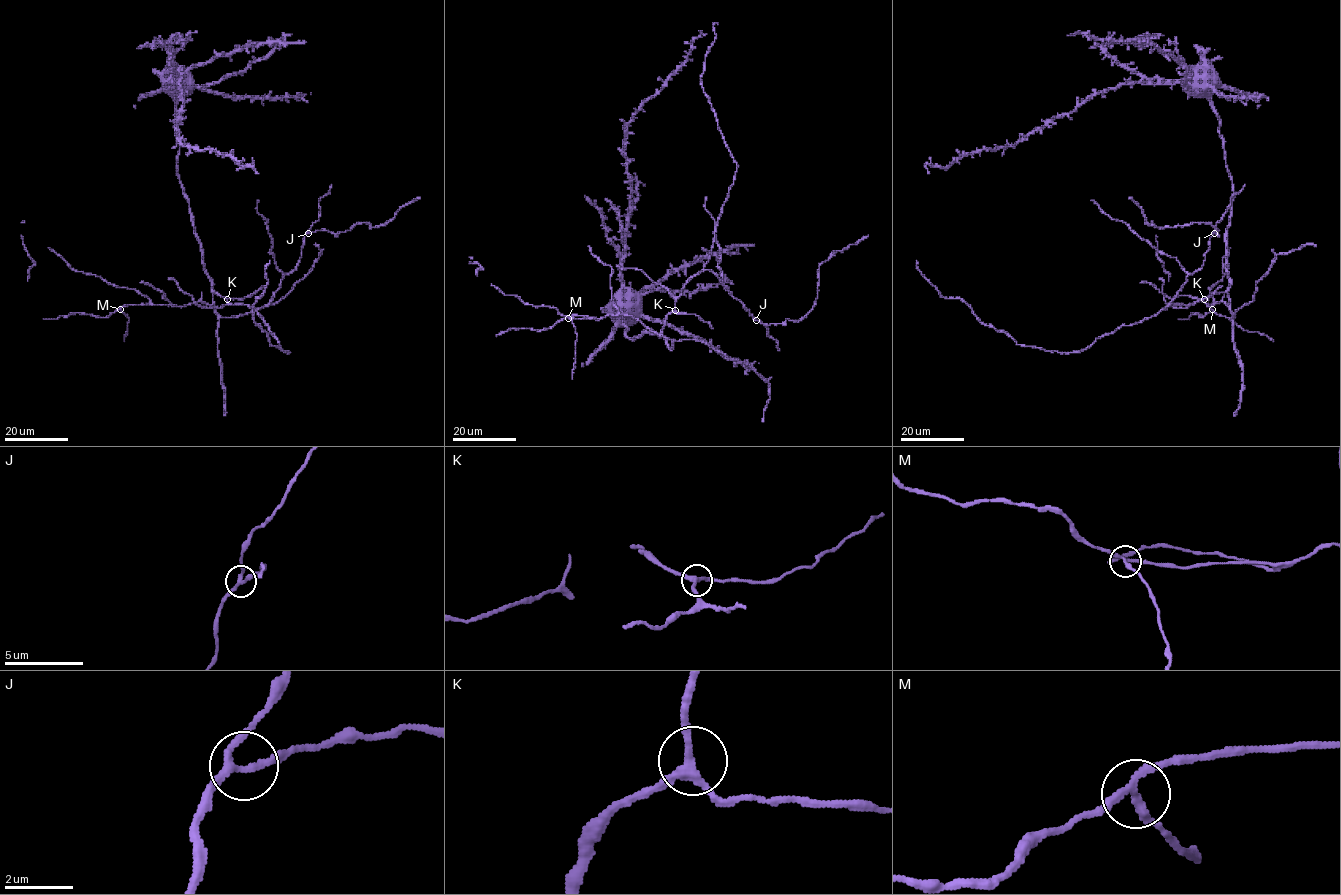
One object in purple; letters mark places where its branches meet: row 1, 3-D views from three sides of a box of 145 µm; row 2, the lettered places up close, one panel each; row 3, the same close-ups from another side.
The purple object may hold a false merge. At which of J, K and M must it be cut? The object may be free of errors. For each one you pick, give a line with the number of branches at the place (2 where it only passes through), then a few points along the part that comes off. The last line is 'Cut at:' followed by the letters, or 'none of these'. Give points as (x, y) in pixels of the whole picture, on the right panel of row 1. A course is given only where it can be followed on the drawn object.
Cut at: none of these

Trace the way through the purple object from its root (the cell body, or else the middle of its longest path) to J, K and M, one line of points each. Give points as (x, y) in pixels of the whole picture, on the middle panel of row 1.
J: (617, 308), (614, 317), (623, 317), (629, 338), (659, 335), (685, 283), (711, 270), (756, 320)
K: (617, 308), (614, 317), (623, 317), (625, 333), (630, 339), (643, 332), (659, 335), (665, 317), (675, 310)
M: (617, 308), (614, 317), (623, 317), (629, 338), (643, 332), (660, 335), (629, 315), (568, 317)

